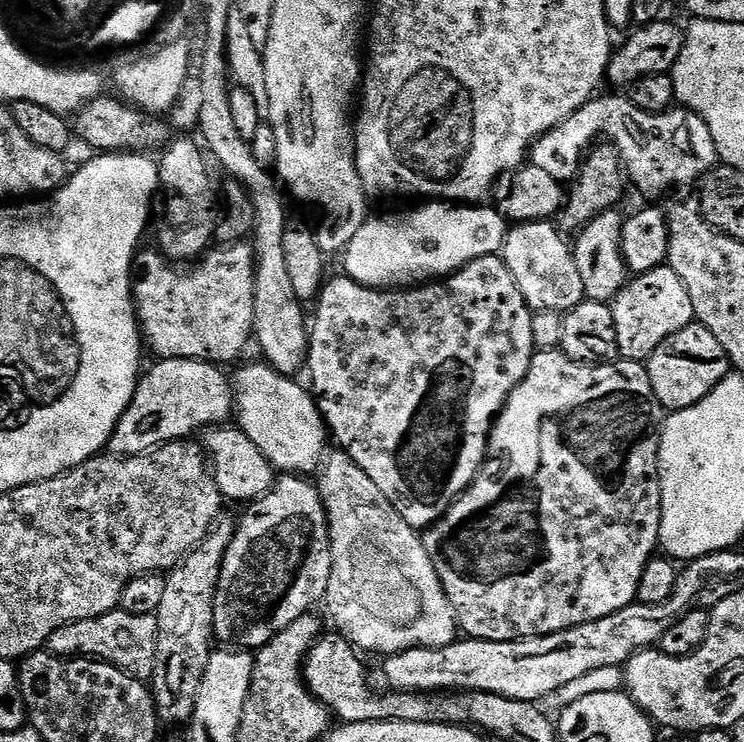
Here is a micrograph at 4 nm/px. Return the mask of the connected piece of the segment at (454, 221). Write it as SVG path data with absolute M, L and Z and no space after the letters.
M424 202L421 208L412 208L409 212L400 212L397 216L380 216L377 220L365 219L364 224L354 234L347 248L343 249L343 271L351 280L364 284L368 288L381 290L399 290L417 282L432 282L459 272L470 262L483 256L497 255L503 249L508 236L509 221L492 206L453 206L448 202Z

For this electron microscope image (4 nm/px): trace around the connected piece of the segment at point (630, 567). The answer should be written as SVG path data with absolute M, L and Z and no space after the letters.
M553 350L550 352L537 351L535 355L533 355L532 365L526 374L526 378L522 378L522 382L509 394L508 400L504 403L504 408L493 423L492 435L488 438L488 455L484 465L480 467L480 473L476 476L476 481L448 507L447 514L445 514L437 524L427 529L422 536L424 549L430 554L434 570L444 586L444 592L450 598L453 610L456 611L456 622L459 631L463 633L465 637L474 640L489 640L490 642L510 642L511 640L525 640L531 636L558 634L562 630L570 630L574 626L582 626L586 622L594 622L598 618L606 618L626 606L637 603L636 595L638 594L638 586L642 582L642 570L646 570L648 563L657 555L658 545L660 543L660 511L662 510L662 490L660 489L659 470L660 435L664 429L665 419L666 410L658 402L658 398L654 394L654 386L650 386L648 369L639 360L617 358L613 360L611 364L594 365L579 364L562 350Z

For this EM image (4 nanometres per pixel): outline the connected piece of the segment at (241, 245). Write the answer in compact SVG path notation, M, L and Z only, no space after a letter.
M232 242L229 243L227 246L220 246L224 248L216 248L213 247L211 250L204 253L203 256L200 257L199 260L195 261L191 266L185 267L188 268L183 272L183 267L180 266L173 266L168 257L164 255L163 252L159 250L153 250L153 252L144 252L145 250L137 251L136 258L132 266L132 300L134 303L136 303L136 318L140 325L140 331L142 333L142 340L143 343L146 345L147 351L148 348L150 351L153 352L153 357L162 359L162 360L173 360L174 358L186 358L187 360L206 360L209 364L215 364L217 366L225 366L224 364L228 364L231 362L231 360L236 360L239 358L240 355L244 352L244 347L247 346L248 340L249 344L250 341L253 339L254 333L252 331L252 323L254 322L254 278L256 277L256 253L251 245L251 243L248 242Z

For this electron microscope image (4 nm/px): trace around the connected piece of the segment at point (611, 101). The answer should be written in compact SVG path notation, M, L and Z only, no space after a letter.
M600 94L587 100L566 122L539 136L530 149L530 163L558 181L571 182L580 170L582 157L603 138L620 152L631 187L633 184L644 196L660 196L675 184L695 185L717 167L714 134L710 134L710 126L701 116L687 110L638 110L627 95L612 95L616 96Z

